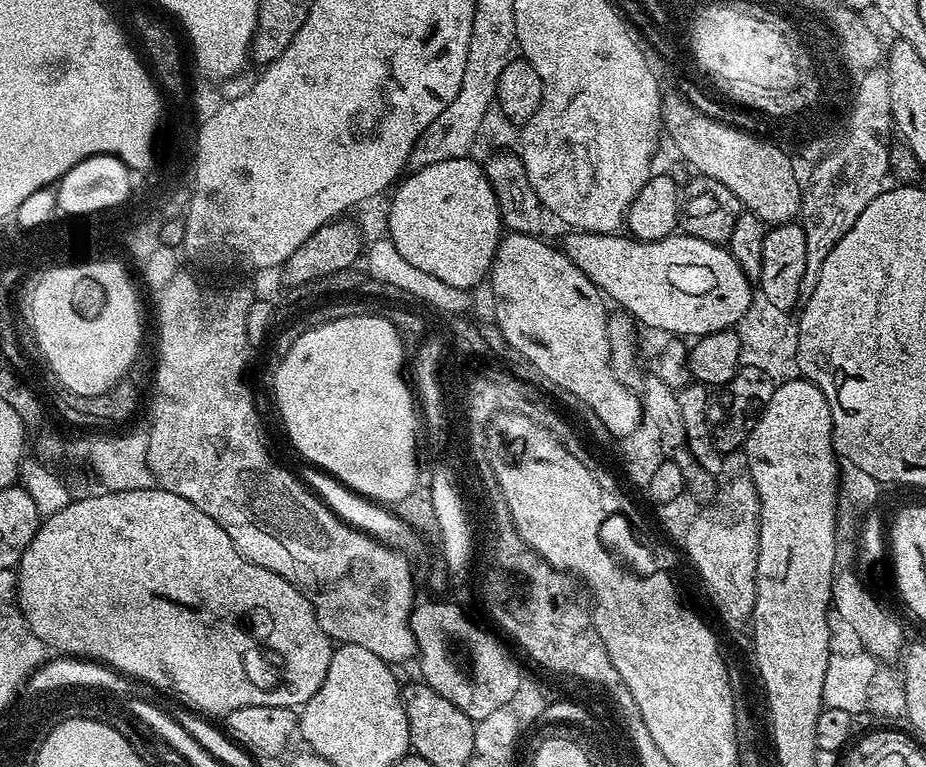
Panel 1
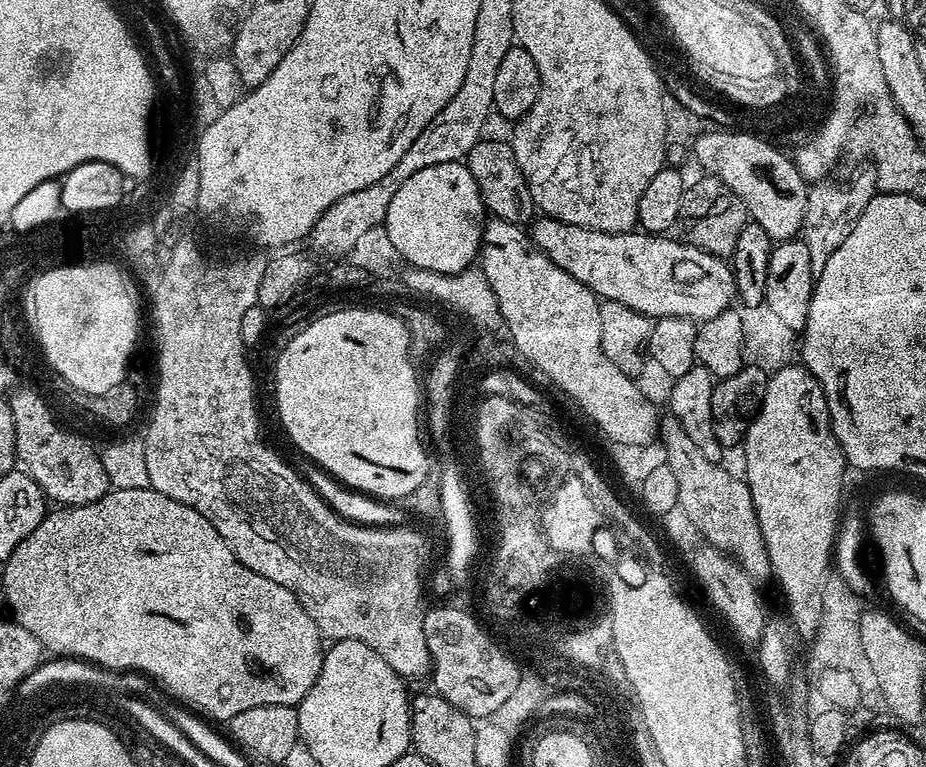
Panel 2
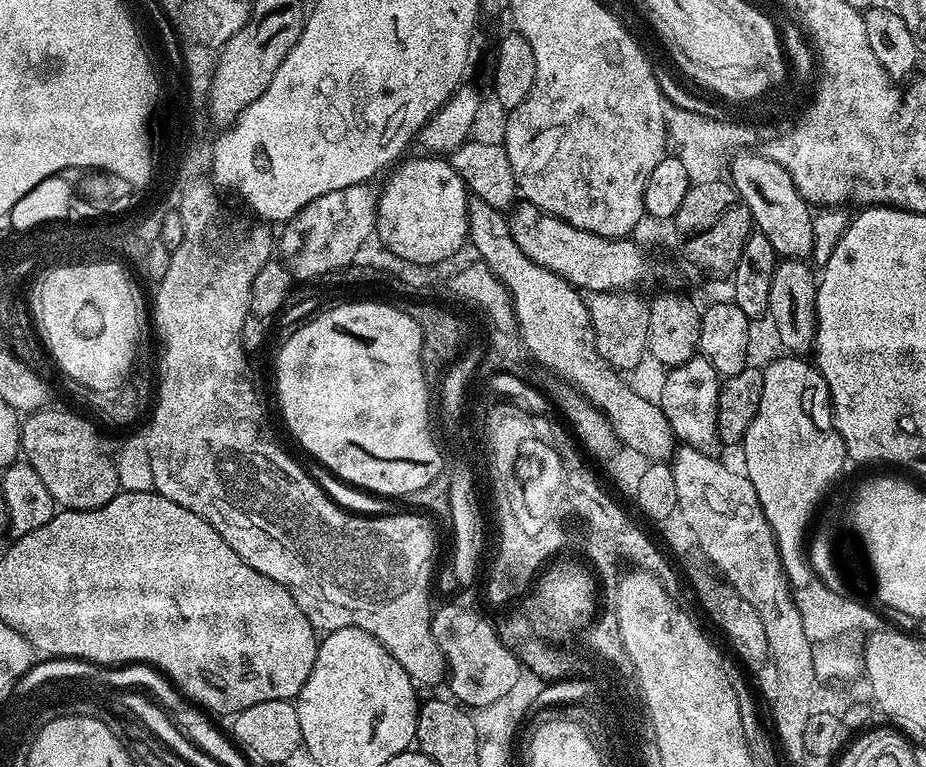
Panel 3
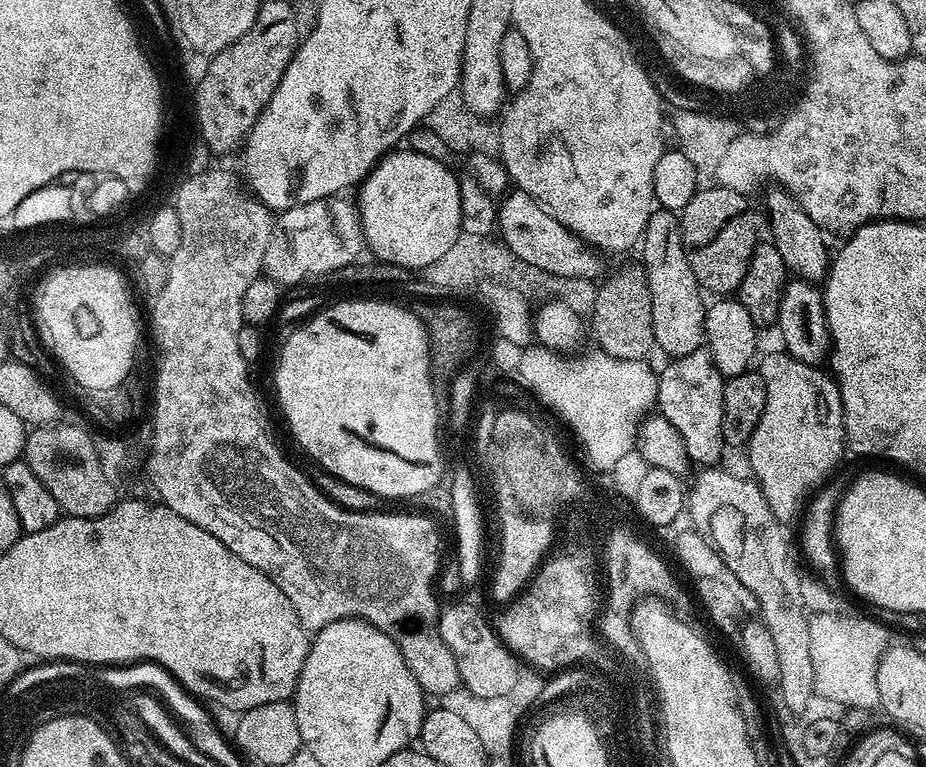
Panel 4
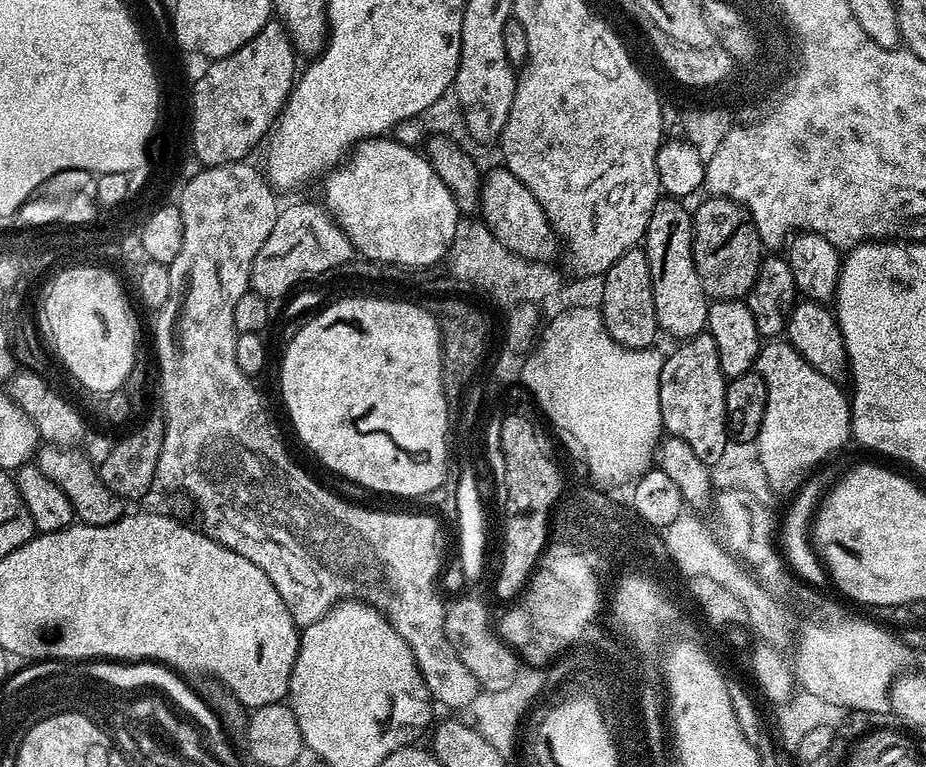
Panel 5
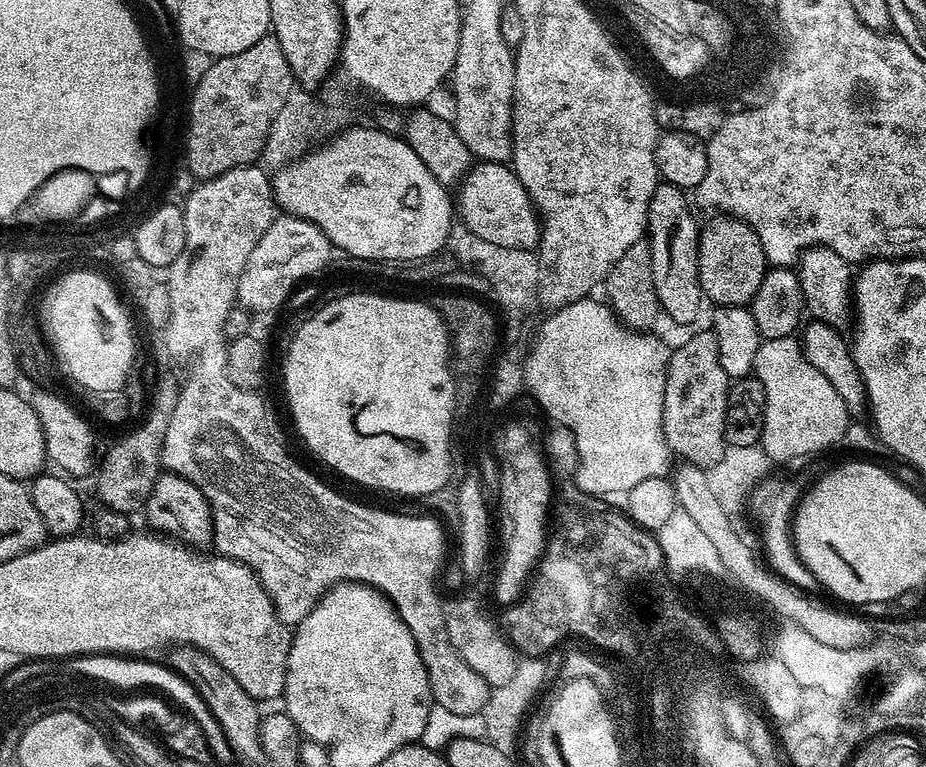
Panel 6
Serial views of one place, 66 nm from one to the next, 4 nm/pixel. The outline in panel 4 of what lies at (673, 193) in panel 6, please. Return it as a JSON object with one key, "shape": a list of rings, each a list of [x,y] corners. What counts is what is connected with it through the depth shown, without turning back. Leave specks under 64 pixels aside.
{"shape":[[[667,210],[653,211],[642,237],[643,248],[642,267],[650,286],[655,347],[661,348],[668,358],[692,354],[704,344],[706,300],[702,298],[702,289],[694,276],[694,270],[691,269],[687,250],[684,249],[679,215]]]}

